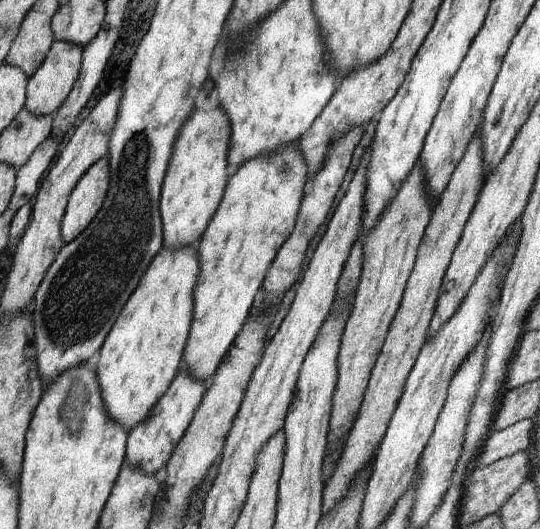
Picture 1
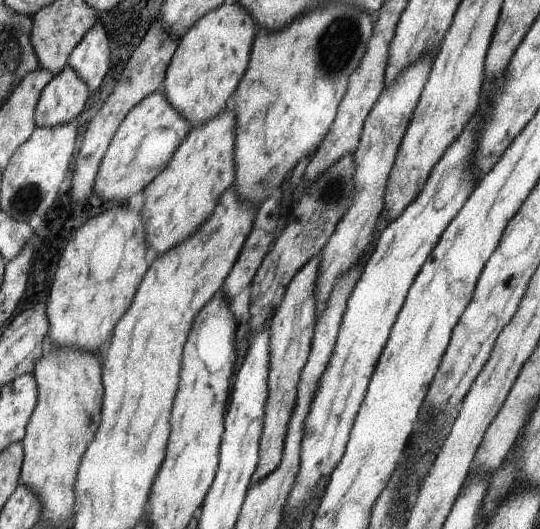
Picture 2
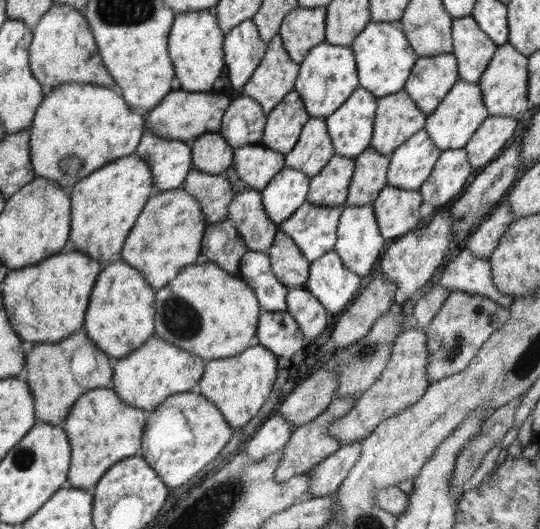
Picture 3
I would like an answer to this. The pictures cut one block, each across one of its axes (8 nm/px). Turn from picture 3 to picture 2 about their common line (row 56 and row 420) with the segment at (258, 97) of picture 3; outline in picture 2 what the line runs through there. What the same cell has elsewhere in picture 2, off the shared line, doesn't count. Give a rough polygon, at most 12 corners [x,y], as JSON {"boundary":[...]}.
{"boundary":[[320,254],[270,323],[268,400],[251,486],[282,458],[316,326]]}

